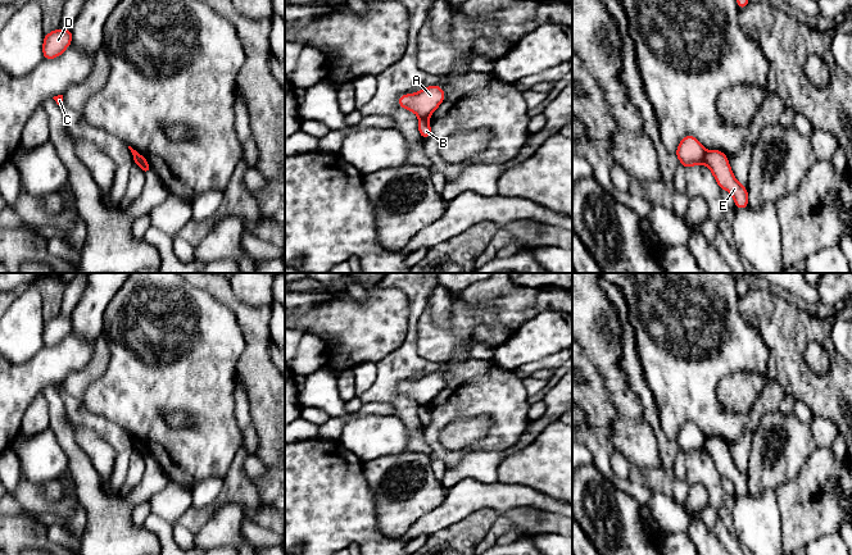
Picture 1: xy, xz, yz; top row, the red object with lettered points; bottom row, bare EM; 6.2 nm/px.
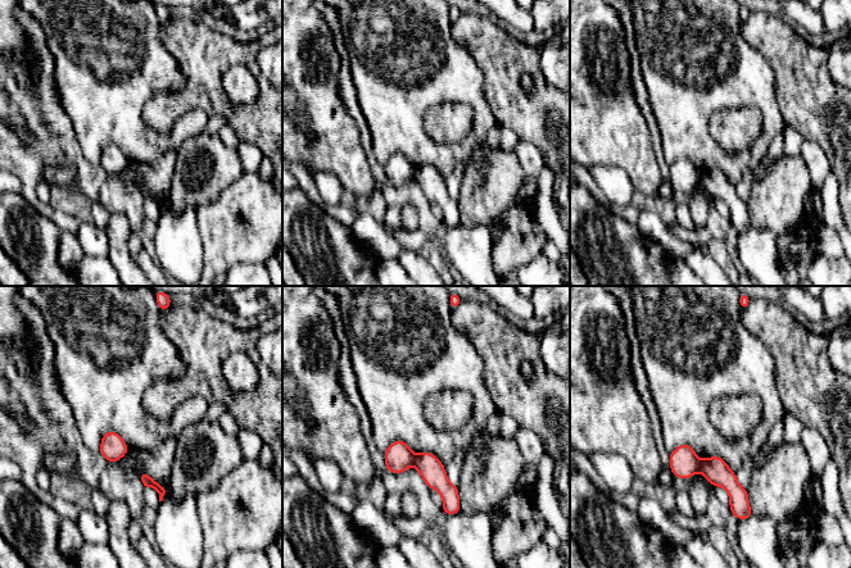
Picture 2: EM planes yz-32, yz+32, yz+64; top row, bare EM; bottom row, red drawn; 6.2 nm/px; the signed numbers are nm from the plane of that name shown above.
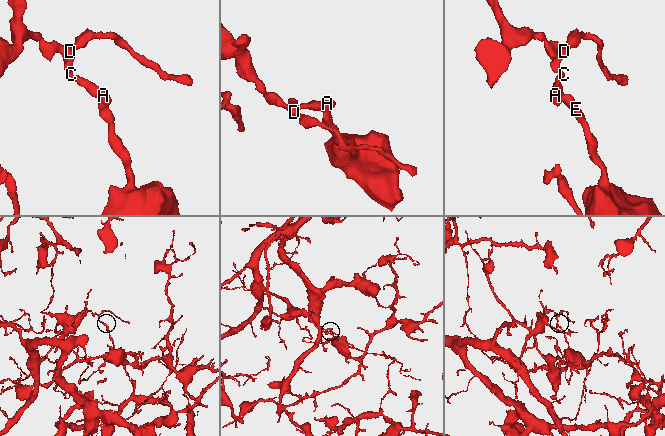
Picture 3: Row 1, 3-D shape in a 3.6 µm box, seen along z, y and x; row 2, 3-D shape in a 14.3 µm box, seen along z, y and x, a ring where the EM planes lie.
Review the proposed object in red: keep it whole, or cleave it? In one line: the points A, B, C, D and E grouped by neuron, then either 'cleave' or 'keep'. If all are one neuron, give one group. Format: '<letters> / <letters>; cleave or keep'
A C D / B E; cleave

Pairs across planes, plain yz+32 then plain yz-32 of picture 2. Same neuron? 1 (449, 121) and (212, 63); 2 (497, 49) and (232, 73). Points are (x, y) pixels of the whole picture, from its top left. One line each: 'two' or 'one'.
1: one
2: two

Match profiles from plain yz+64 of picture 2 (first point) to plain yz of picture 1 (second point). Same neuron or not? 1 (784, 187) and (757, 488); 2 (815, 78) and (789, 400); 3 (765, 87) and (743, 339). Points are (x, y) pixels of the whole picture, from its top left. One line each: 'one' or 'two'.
1: one
2: two
3: one

